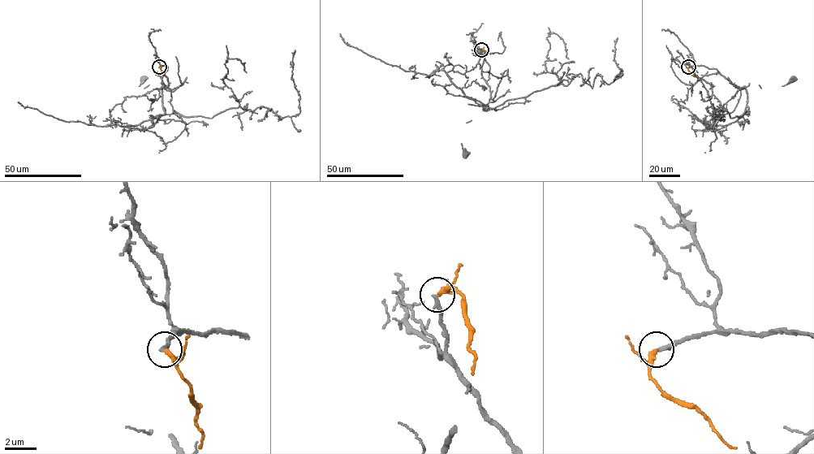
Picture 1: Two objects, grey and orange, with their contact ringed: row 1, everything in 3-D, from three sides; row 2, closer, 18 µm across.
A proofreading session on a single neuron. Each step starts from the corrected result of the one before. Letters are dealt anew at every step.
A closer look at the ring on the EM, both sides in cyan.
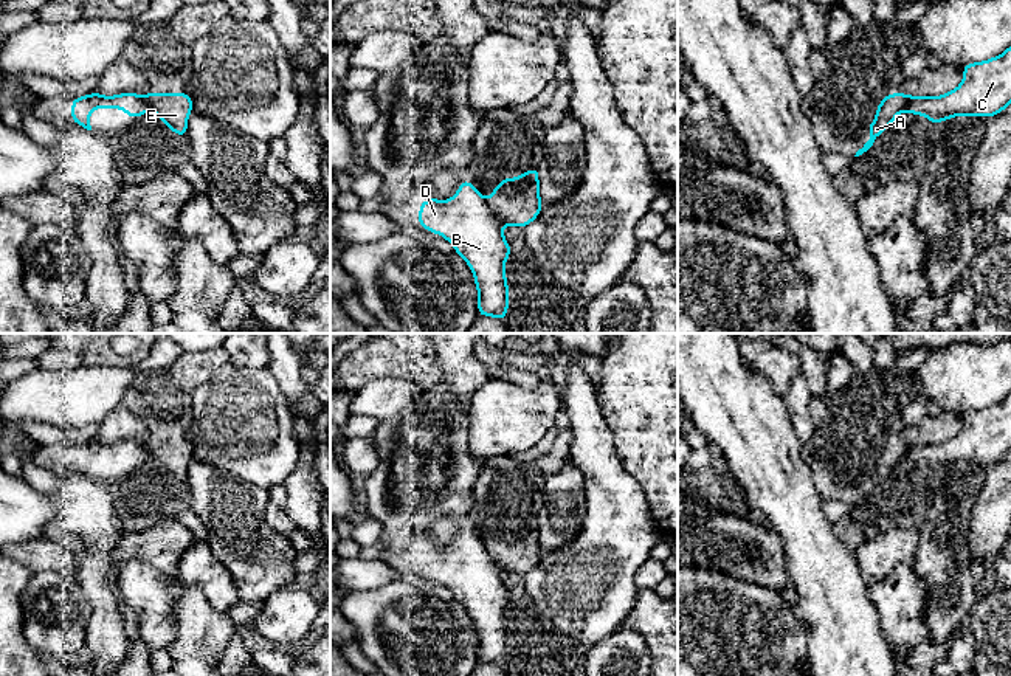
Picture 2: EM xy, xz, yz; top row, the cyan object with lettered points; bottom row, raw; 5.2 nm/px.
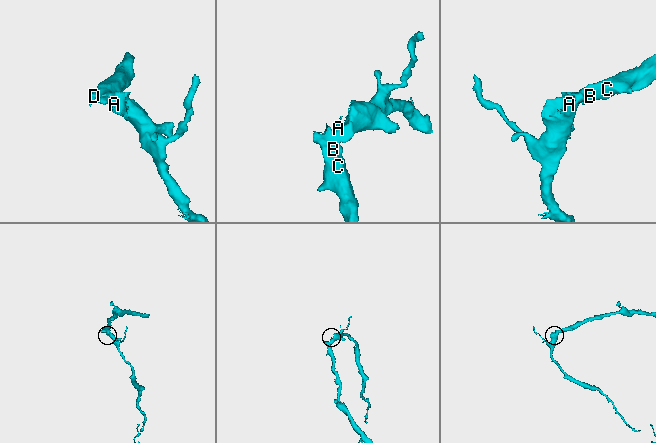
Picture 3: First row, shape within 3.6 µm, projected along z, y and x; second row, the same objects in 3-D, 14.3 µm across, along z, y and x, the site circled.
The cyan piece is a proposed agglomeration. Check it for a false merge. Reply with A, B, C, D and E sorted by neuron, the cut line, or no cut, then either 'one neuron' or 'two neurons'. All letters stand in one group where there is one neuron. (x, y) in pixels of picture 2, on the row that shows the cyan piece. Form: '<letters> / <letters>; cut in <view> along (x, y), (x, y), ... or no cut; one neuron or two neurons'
A E / B C D; cut in xz along (484, 200), (498, 220); two neurons

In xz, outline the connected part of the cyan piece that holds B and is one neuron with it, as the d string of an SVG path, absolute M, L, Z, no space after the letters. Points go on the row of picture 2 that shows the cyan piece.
M461 178L450 200L428 197L419 205L417 225L447 239L470 267L478 288L478 316L504 322L510 304L504 265L512 248L481 191Z

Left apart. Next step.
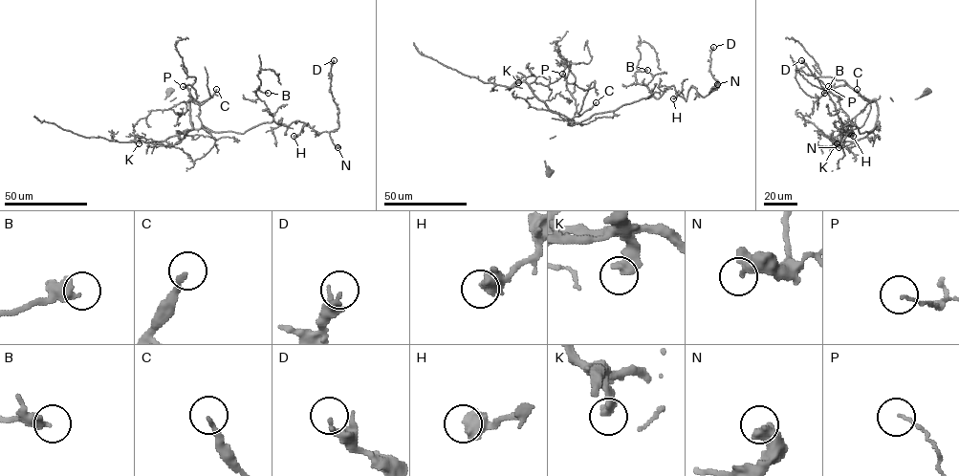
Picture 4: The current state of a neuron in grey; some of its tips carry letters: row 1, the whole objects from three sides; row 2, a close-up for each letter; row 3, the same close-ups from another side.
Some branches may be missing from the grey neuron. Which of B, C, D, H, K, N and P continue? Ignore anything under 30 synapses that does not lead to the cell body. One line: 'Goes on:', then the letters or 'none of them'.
Goes on: B, C

